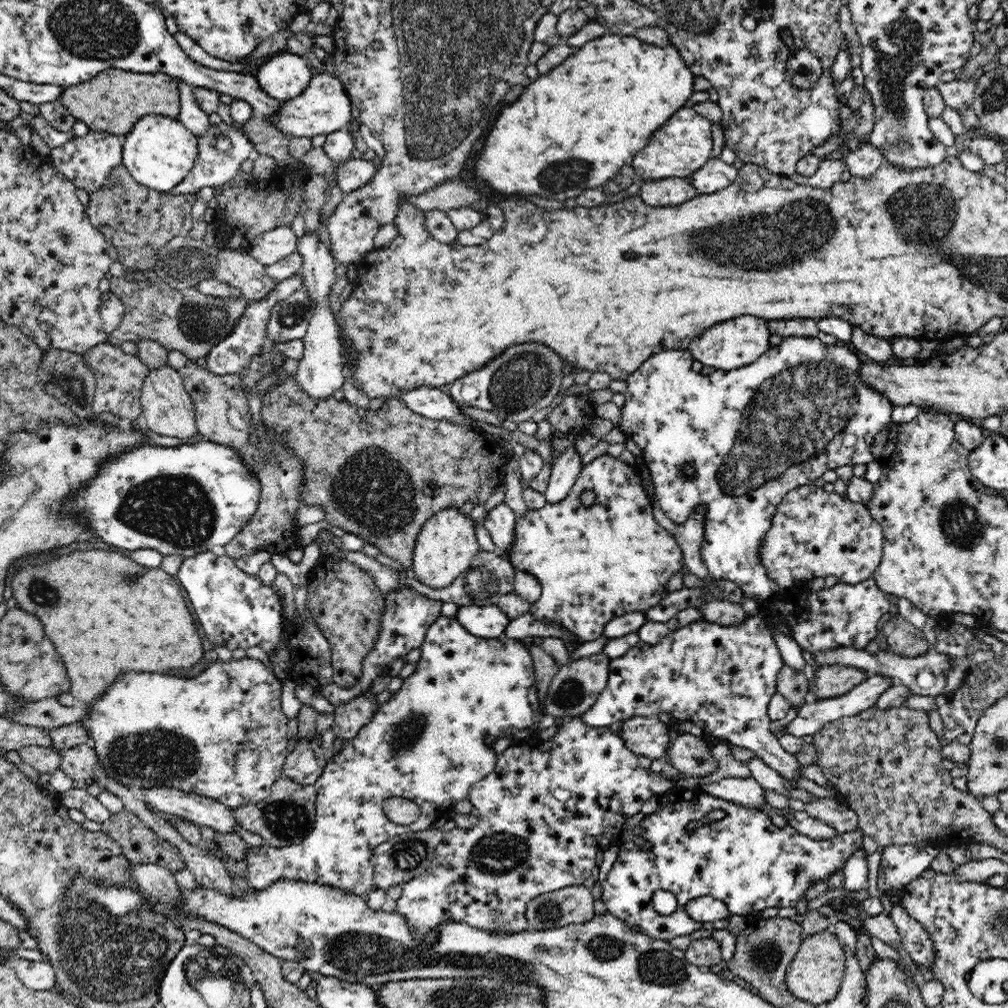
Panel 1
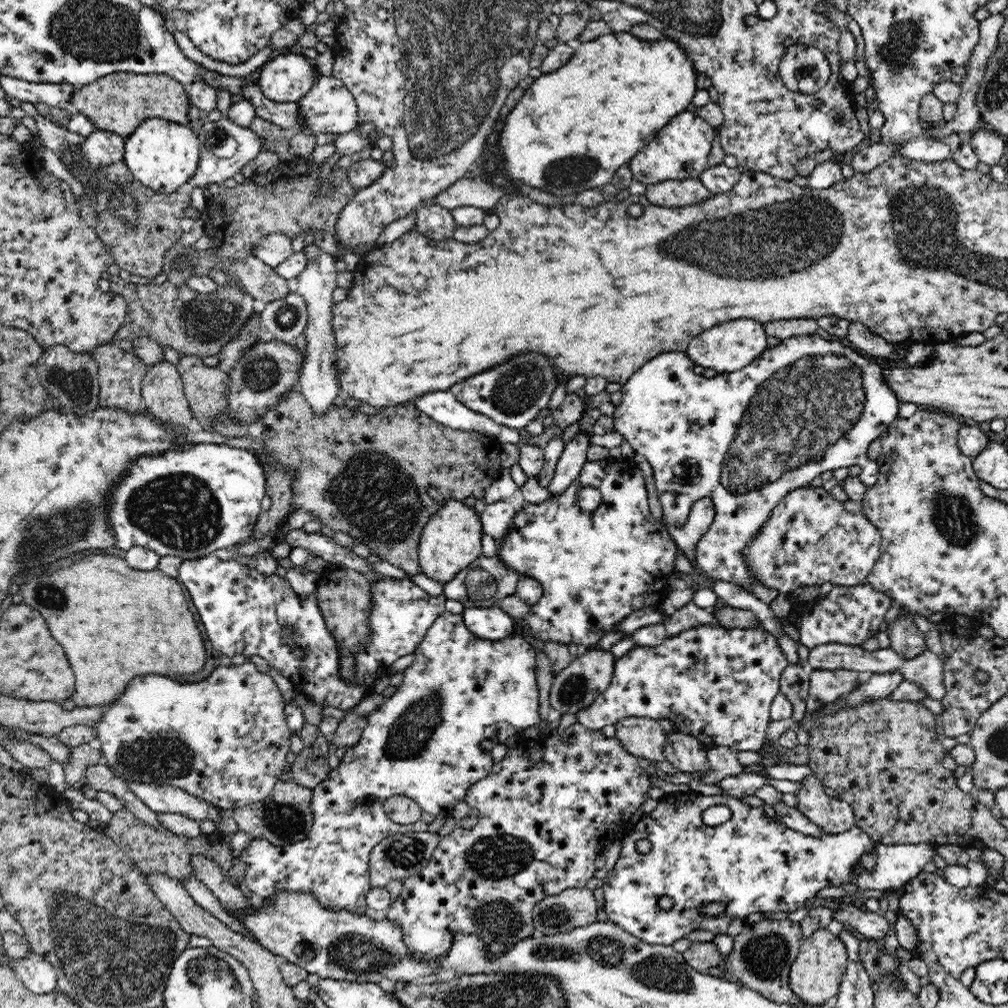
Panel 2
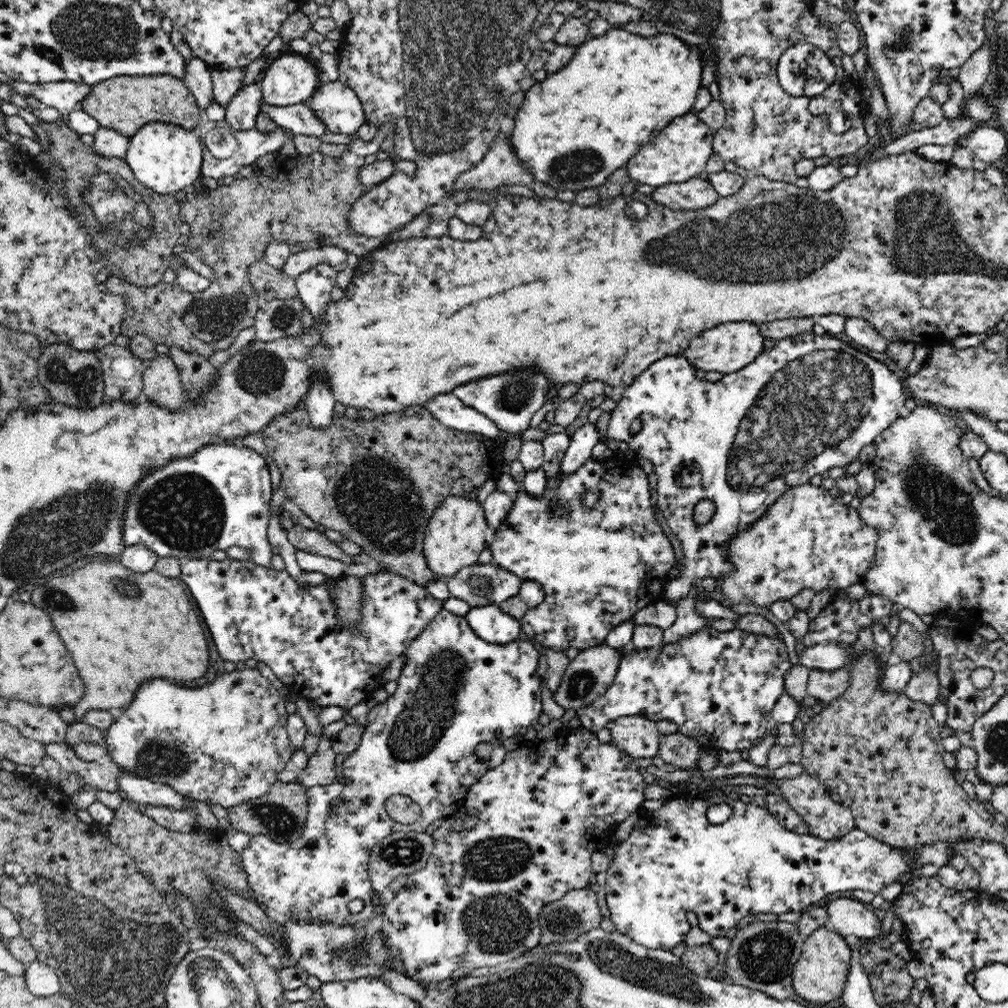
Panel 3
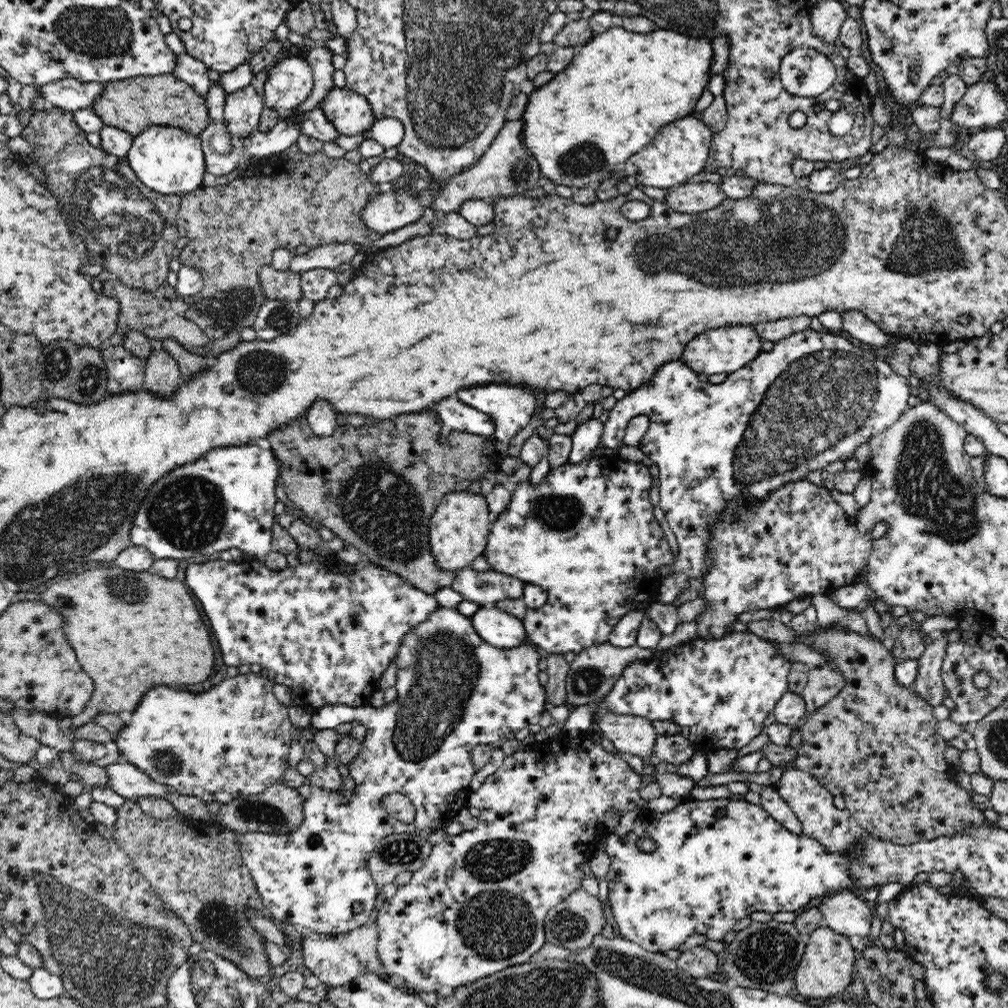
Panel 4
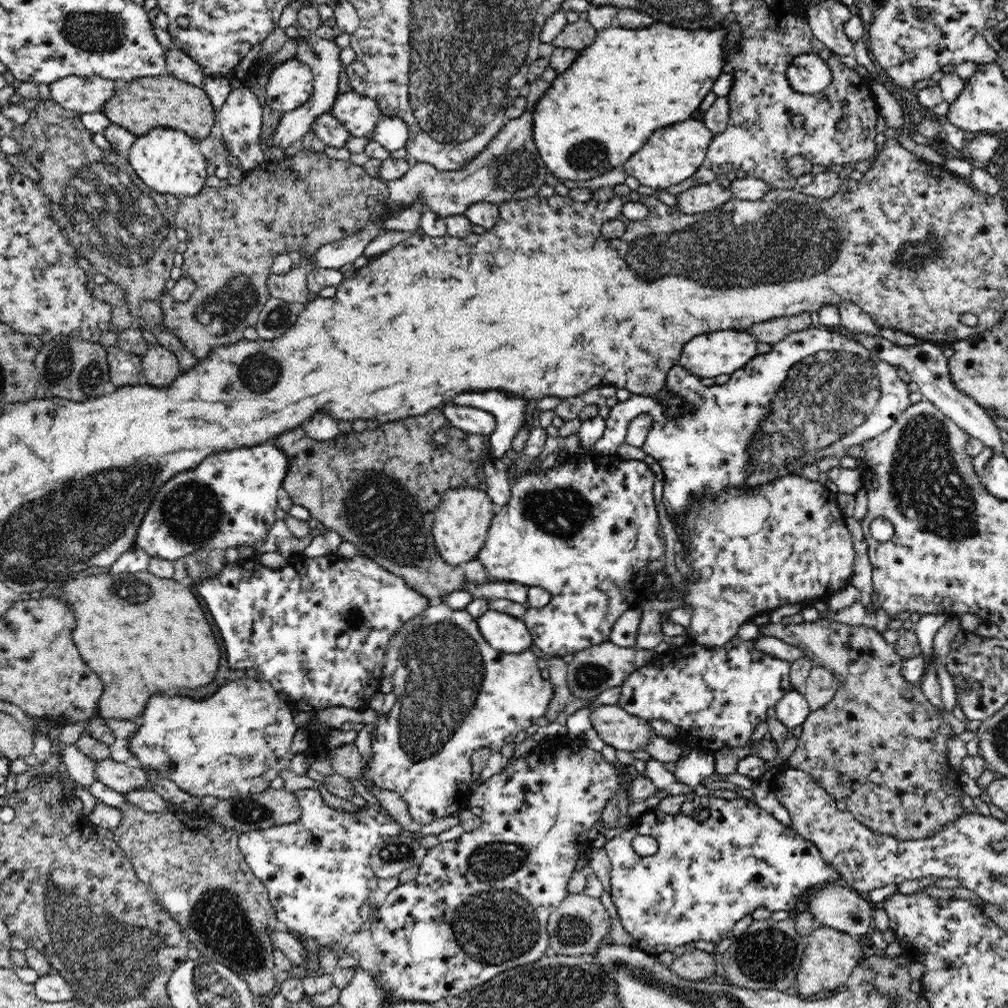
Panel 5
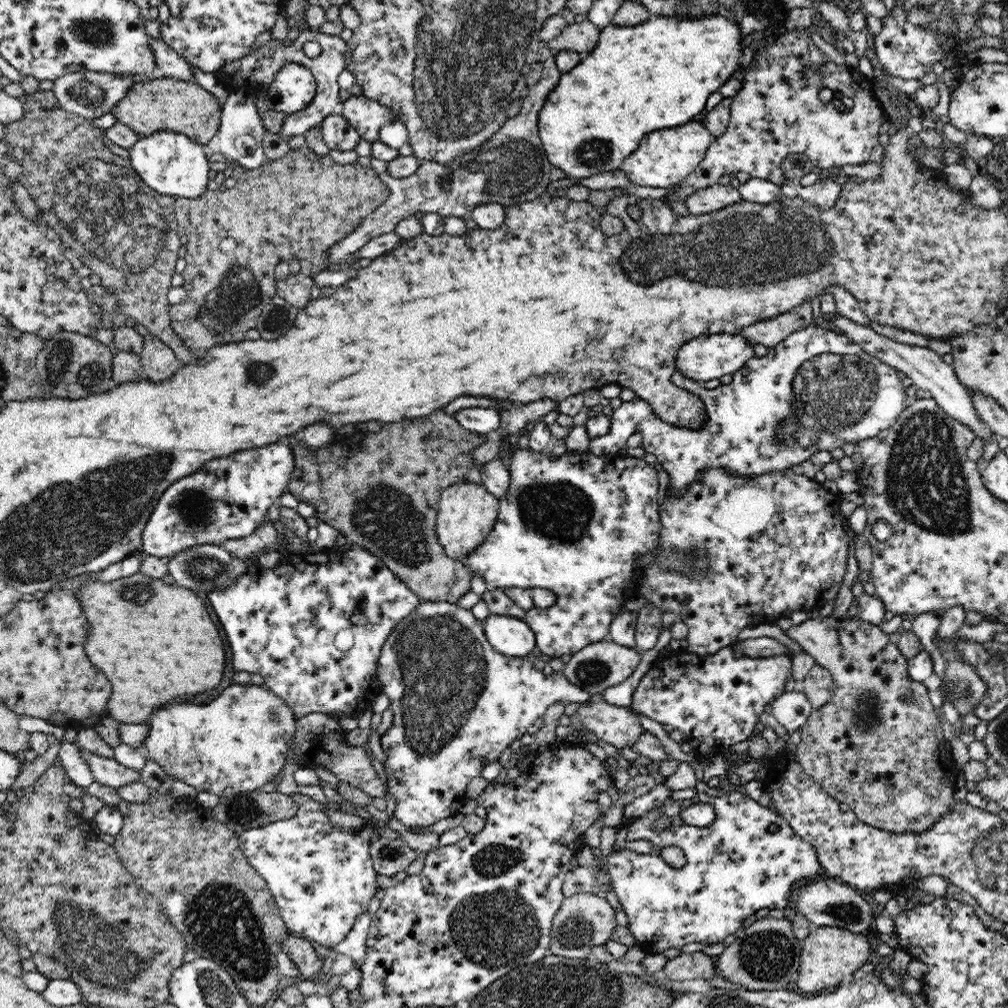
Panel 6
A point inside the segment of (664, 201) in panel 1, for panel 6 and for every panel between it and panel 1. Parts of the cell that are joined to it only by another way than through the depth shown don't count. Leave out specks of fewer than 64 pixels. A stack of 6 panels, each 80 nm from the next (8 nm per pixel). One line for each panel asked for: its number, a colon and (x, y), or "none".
2: (671, 193)
3: (697, 193)
4: (699, 197)
5: (704, 198)
6: (712, 199)

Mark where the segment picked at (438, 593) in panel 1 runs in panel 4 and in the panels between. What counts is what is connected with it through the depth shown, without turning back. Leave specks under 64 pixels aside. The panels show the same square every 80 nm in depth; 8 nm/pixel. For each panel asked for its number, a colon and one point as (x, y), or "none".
2: (487, 580)
3: (480, 584)
4: (486, 588)

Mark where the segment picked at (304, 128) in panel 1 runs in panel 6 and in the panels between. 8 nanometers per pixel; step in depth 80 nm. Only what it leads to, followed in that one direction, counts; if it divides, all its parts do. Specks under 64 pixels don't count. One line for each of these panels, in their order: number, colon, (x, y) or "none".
2: (329, 106)
3: (338, 107)
4: (350, 113)
5: (359, 114)
6: (366, 115)

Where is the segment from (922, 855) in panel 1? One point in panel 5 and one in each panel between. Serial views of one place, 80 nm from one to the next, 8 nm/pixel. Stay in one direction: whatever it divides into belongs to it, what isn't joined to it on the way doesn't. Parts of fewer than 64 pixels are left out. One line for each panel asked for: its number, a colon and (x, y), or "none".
2: (752, 863)
3: (674, 861)
4: (707, 874)
5: (706, 875)

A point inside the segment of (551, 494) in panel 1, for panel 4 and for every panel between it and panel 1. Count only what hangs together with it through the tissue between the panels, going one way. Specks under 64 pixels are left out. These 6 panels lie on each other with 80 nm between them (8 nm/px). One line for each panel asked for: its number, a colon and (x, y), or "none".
2: (570, 463)
3: (581, 442)
4: (586, 438)

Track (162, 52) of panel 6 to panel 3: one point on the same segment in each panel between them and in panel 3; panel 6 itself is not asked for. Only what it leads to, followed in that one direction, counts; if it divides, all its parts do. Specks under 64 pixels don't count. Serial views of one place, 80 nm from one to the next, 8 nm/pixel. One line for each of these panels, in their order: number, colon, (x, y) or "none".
3: (197, 75)
4: (193, 72)
5: (179, 64)

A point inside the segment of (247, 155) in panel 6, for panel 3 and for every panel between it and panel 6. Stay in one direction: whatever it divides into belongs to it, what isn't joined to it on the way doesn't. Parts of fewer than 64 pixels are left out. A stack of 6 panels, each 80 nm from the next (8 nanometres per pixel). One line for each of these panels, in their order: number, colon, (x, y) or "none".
3: (241, 113)
4: (242, 110)
5: (241, 116)

